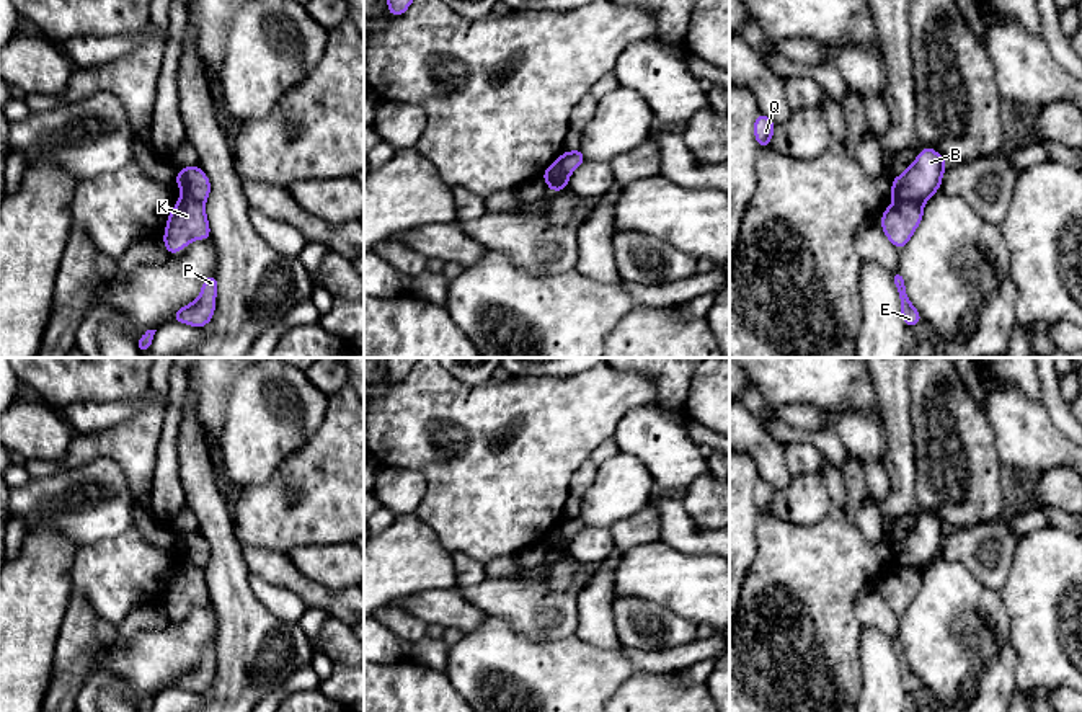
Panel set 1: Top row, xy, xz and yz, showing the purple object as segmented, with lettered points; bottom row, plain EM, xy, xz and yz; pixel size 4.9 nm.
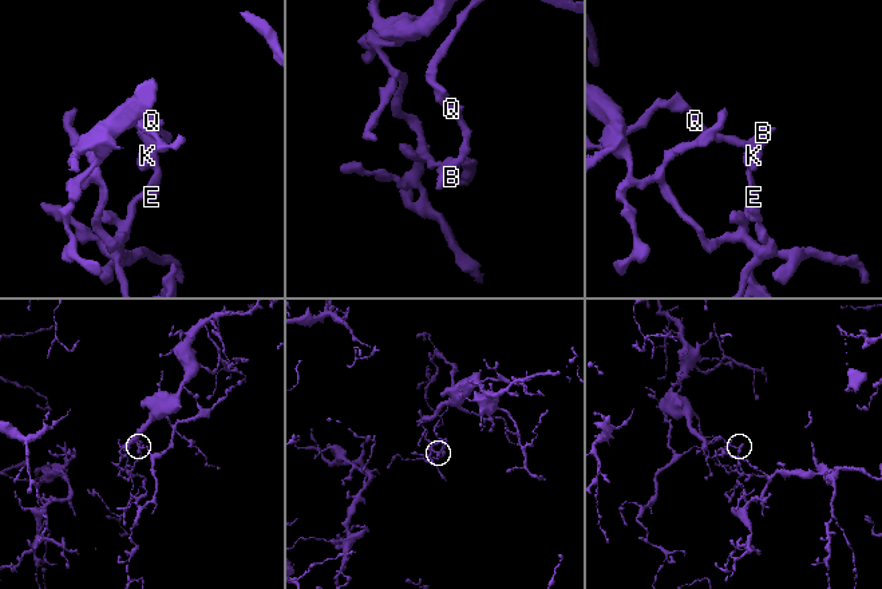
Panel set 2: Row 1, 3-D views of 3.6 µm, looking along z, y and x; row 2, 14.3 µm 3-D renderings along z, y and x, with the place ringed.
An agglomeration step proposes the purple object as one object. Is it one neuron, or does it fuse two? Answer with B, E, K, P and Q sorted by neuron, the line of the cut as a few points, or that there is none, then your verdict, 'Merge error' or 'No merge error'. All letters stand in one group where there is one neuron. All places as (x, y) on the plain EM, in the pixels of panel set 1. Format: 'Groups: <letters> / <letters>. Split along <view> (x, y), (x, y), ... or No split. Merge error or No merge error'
Groups: B Q / E K P. Split along yz (893, 565), (916, 565), (922, 569). Merge error

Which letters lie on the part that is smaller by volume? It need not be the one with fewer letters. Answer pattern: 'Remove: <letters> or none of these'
Remove: B, Q

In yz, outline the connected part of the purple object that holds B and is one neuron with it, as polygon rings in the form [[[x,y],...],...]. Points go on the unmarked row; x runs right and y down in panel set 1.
[[[924,513],[904,539],[893,544],[893,567],[927,568],[940,555],[947,526],[933,514]]]

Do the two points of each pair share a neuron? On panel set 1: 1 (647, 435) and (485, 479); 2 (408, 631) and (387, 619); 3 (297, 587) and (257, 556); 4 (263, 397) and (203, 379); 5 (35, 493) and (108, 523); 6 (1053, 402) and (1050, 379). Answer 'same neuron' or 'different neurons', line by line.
1: different neurons
2: same neuron
3: same neuron
4: different neurons
5: same neuron
6: same neuron

